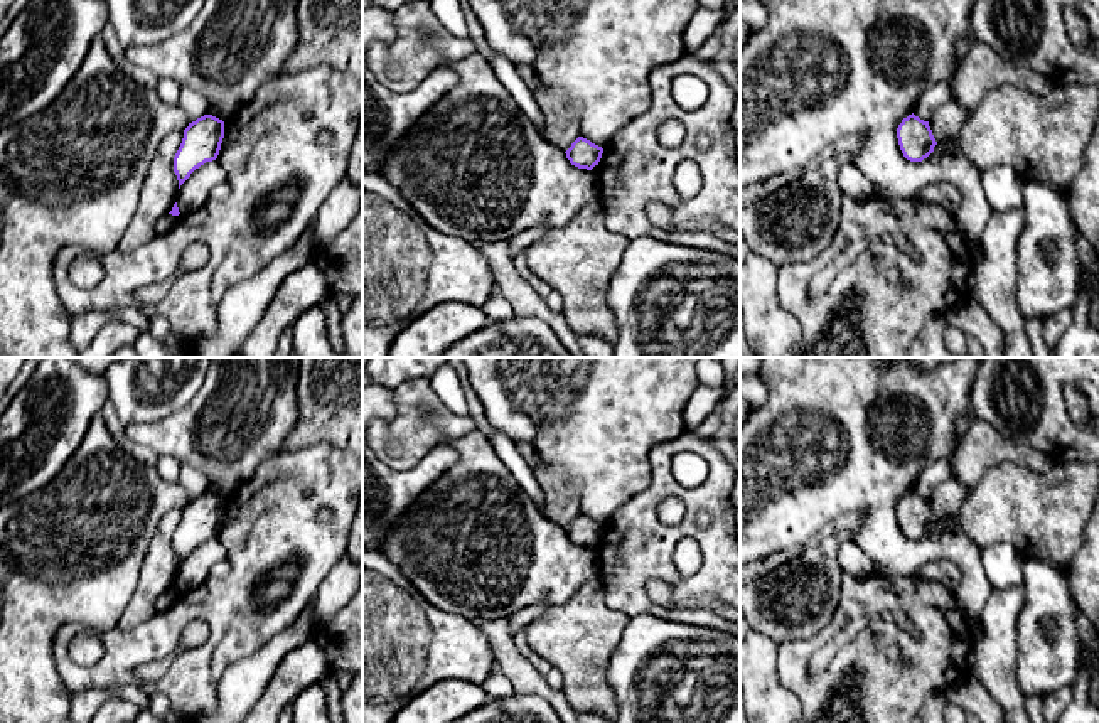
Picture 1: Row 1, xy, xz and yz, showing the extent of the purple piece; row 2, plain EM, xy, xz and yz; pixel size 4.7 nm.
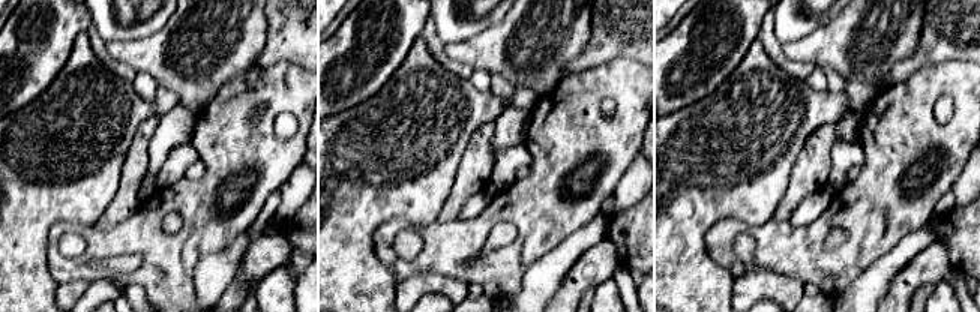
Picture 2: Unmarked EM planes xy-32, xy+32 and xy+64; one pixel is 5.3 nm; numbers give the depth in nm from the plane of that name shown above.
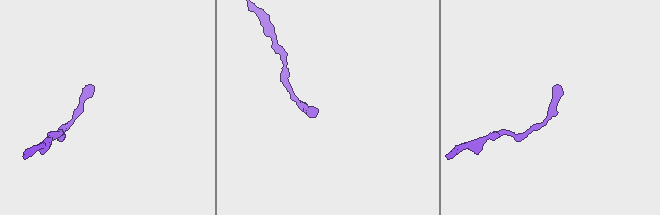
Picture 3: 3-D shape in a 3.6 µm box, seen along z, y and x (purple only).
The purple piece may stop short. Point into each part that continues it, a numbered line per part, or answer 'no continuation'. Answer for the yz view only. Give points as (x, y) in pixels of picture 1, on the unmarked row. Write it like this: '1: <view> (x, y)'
no continuation

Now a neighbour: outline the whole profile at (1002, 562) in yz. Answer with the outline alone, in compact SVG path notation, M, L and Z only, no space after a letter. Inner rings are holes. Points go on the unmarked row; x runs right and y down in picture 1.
M1010 543L981 549L981 563L993 588L1023 588L1023 556Z

